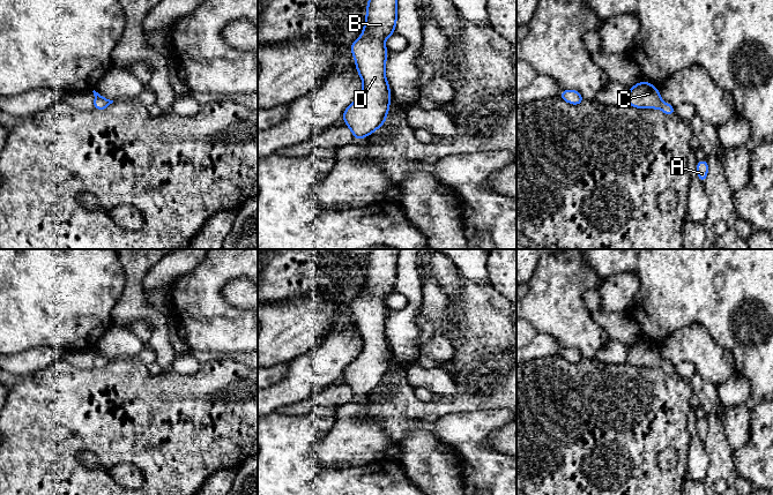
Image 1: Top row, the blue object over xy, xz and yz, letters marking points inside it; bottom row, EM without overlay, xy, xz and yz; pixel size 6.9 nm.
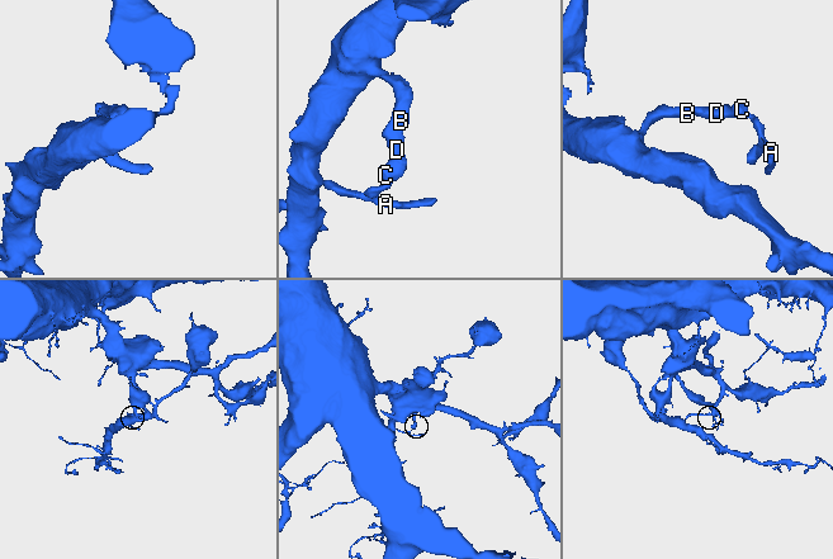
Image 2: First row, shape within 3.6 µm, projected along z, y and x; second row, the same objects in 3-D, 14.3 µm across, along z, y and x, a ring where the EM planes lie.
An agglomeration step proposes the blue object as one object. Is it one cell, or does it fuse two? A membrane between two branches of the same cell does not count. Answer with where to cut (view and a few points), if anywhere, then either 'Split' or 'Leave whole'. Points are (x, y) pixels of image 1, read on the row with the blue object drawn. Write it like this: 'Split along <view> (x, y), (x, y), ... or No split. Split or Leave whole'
No split. Leave whole

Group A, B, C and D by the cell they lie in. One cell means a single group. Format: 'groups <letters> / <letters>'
groups A B C D

